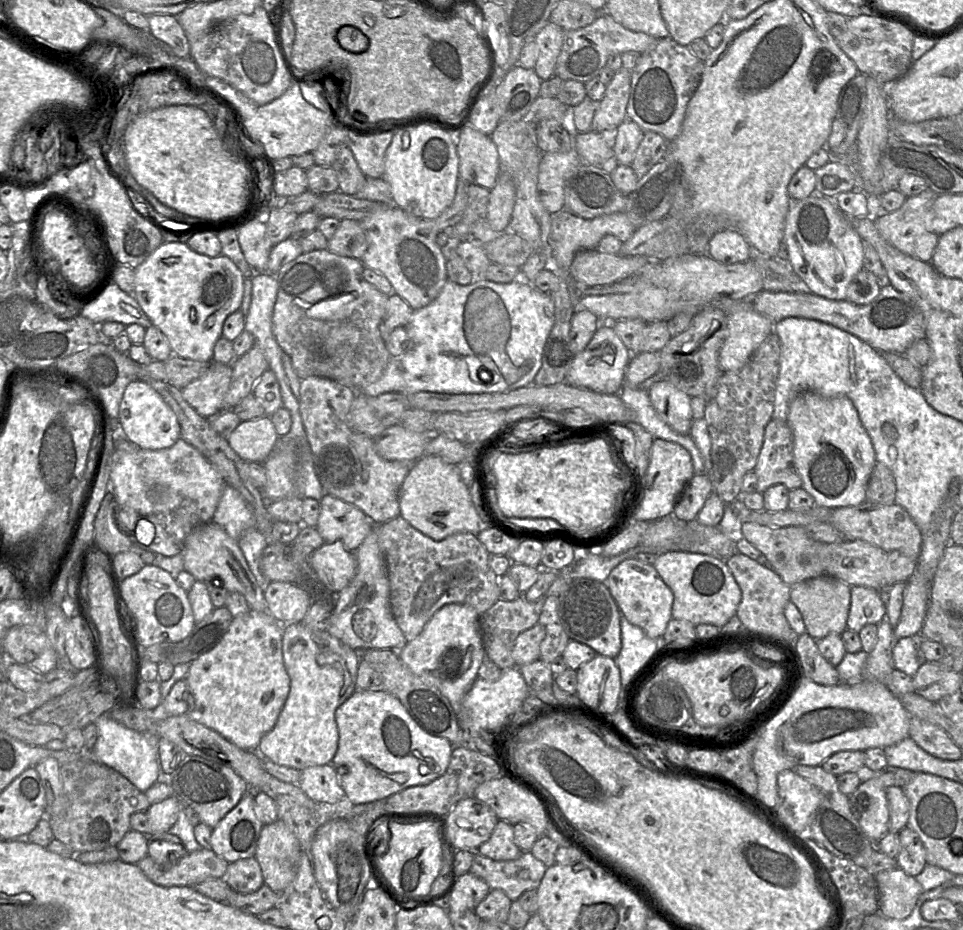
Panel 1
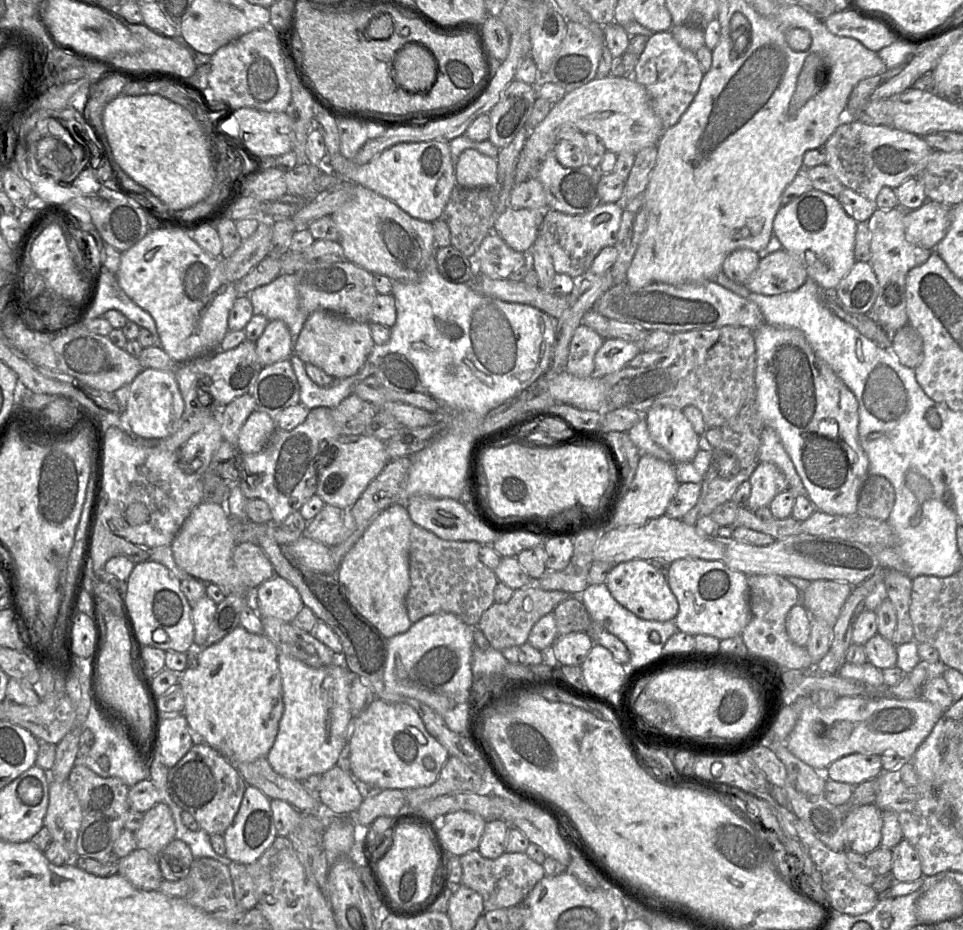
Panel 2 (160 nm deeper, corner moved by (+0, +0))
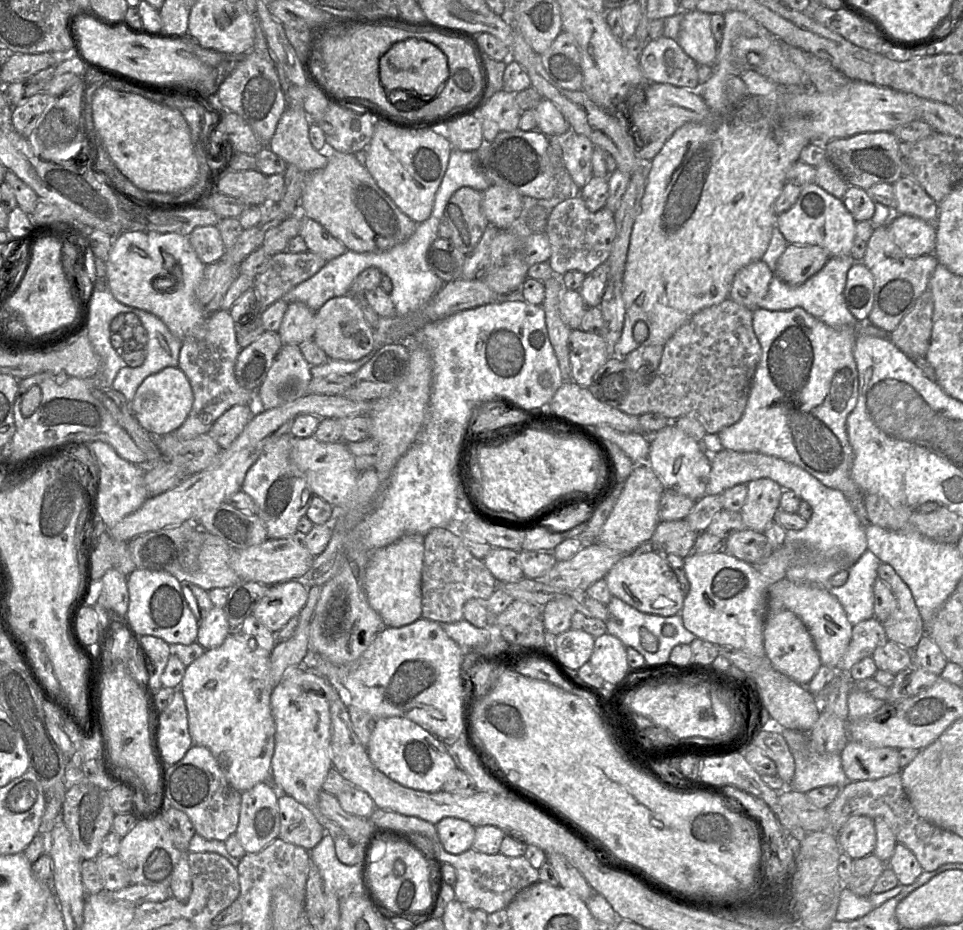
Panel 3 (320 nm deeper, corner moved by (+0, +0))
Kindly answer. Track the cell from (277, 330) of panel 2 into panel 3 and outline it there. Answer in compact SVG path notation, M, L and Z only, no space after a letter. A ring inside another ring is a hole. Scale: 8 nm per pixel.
M302 302L288 303L277 332L283 346L300 345L312 339L315 332L315 312Z

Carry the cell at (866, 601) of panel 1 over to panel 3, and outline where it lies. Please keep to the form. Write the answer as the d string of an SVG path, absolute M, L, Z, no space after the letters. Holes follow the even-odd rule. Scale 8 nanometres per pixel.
M875 617L857 623L852 627L848 648L836 669L849 672L854 664L872 656L874 650L886 641L882 623Z

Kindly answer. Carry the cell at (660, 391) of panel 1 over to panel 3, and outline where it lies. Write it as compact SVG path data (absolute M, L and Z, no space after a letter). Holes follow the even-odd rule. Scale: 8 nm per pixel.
M671 422L650 437L647 464L665 489L672 489L697 501L706 495L711 471L710 456L703 448L702 441L693 439Z

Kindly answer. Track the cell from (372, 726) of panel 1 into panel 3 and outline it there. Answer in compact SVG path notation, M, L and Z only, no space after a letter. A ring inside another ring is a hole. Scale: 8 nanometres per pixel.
M405 717L377 719L366 750L373 765L388 778L424 792L441 790L446 776L456 768L444 742Z

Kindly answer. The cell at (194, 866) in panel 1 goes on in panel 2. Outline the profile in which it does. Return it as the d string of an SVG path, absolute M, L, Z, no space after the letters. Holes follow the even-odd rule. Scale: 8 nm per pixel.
M135 849L120 858L117 874L144 891L158 890L164 879L156 857L144 849Z

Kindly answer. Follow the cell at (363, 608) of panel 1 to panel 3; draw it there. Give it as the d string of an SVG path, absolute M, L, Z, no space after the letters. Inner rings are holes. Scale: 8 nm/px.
M407 534L371 553L364 572L363 586L369 605L381 616L386 627L401 627L422 617L421 578L424 534Z

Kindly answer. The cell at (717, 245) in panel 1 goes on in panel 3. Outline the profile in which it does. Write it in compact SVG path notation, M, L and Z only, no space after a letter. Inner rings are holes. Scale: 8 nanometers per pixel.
M764 261L750 263L734 276L729 297L754 311L766 296L773 276L773 271Z

